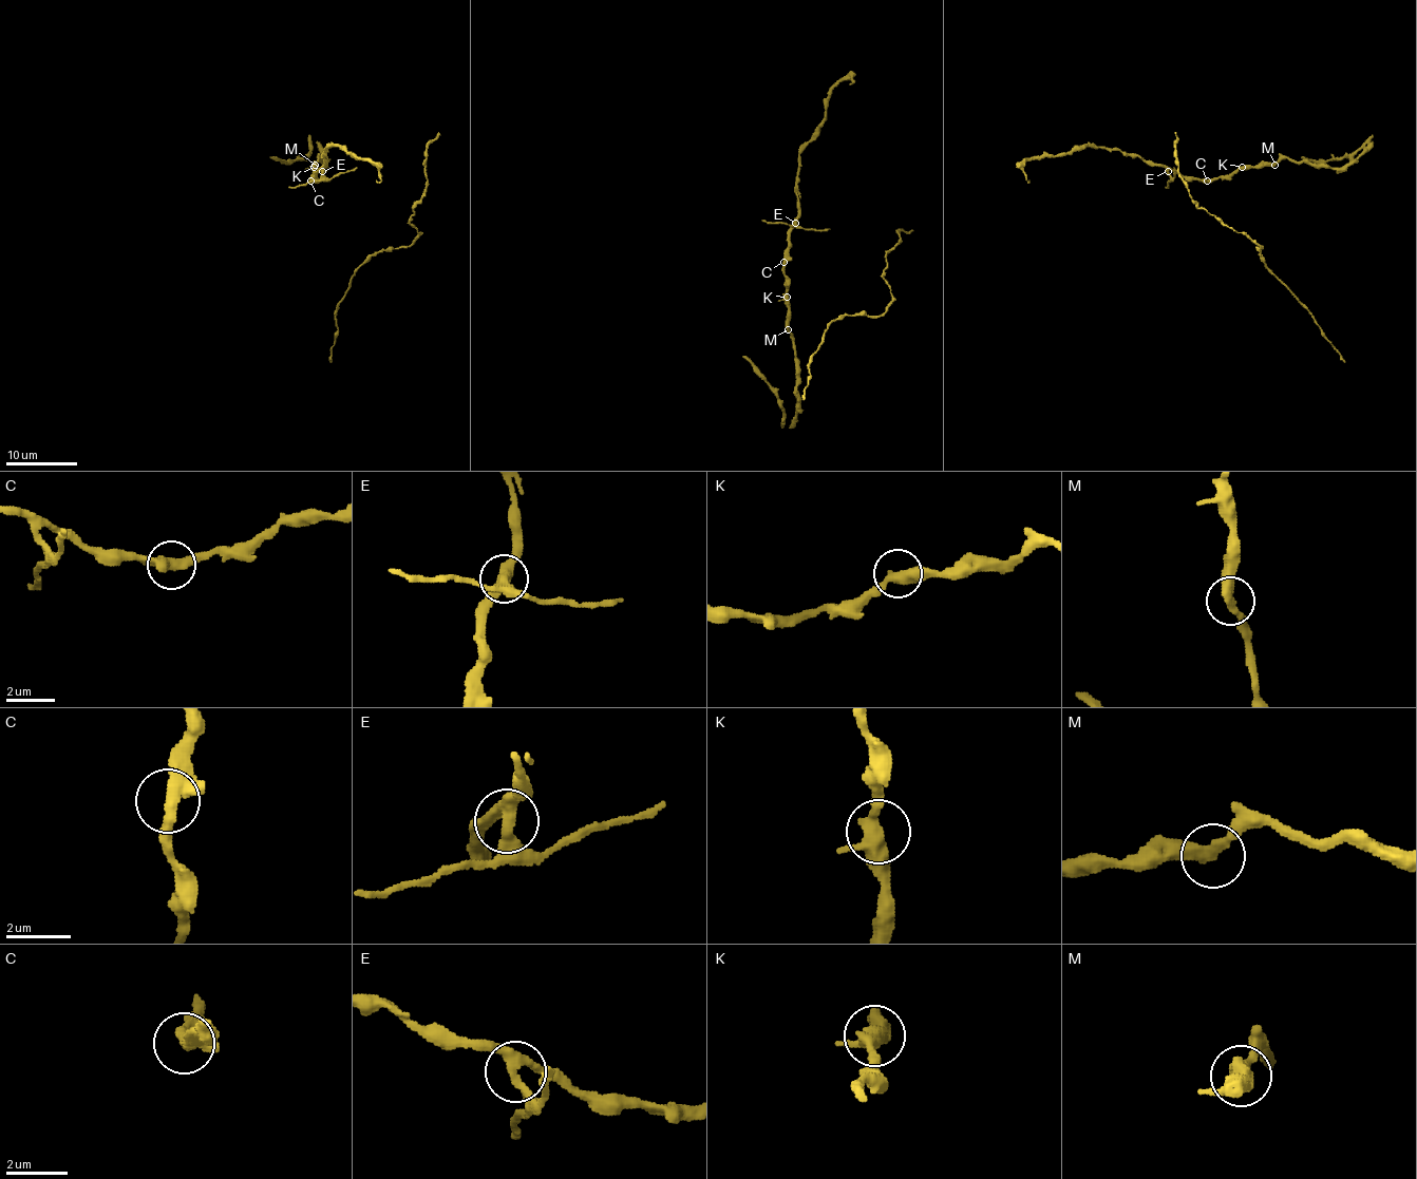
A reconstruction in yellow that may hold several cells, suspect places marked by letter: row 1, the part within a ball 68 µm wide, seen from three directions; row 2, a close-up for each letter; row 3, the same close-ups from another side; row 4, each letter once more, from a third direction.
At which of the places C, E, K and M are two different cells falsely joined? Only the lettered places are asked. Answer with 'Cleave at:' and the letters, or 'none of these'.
Cleave at: E

